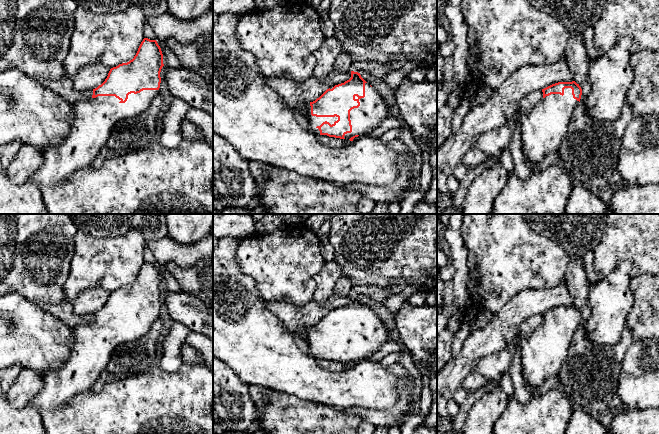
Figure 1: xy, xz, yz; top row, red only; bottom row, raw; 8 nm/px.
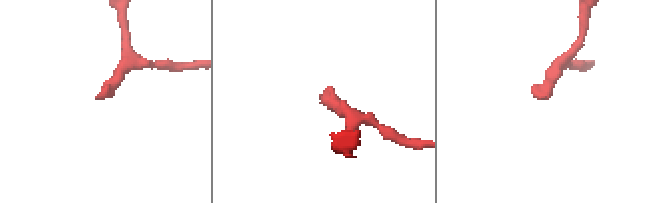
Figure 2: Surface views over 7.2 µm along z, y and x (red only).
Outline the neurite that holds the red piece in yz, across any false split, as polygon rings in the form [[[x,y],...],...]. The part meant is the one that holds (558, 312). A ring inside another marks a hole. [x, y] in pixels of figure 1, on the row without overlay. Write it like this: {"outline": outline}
{"outline": [[[575,305],[558,306],[542,313],[542,316],[543,323],[529,337],[523,337],[518,331],[509,344],[510,348],[516,345],[520,347],[525,385],[540,389],[549,377],[558,376],[566,362],[571,342],[580,328],[582,313]]]}

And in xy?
{"outline": [[[131,229],[124,235],[108,238],[98,238],[77,231],[74,241],[75,252],[71,260],[69,276],[64,284],[67,300],[73,301],[80,292],[88,288],[103,288],[109,291],[110,295],[105,305],[93,313],[91,323],[73,327],[73,344],[66,361],[56,370],[41,375],[42,389],[29,403],[38,411],[61,409],[74,396],[91,391],[100,374],[106,369],[115,348],[144,336],[149,332],[152,323],[159,319],[160,296],[164,290],[163,278],[156,264],[150,264],[143,259],[146,240],[140,231]]]}

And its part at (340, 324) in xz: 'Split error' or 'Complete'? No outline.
Split error

